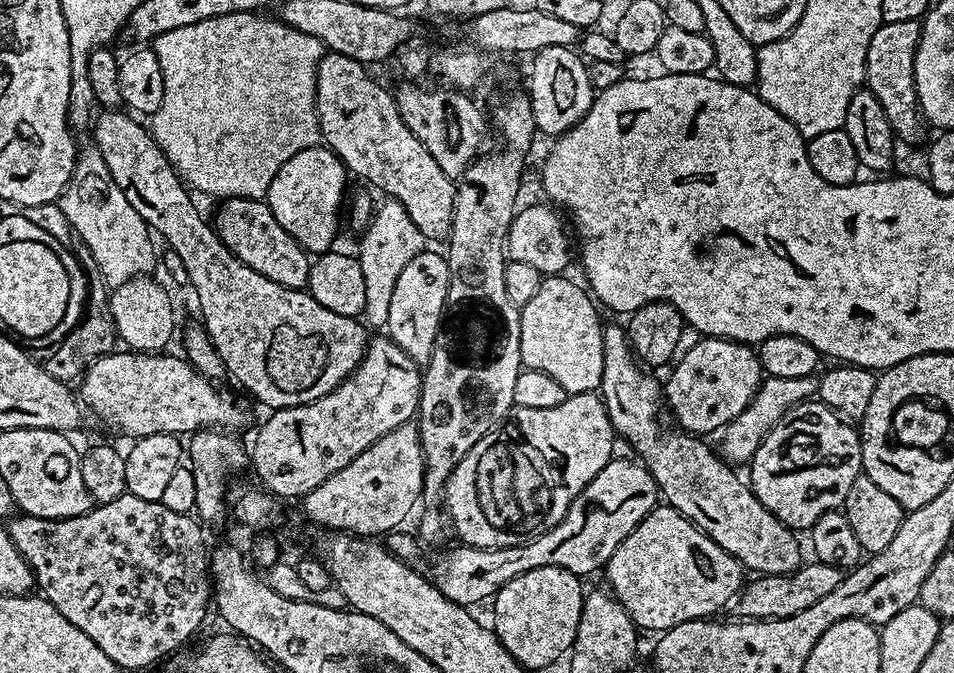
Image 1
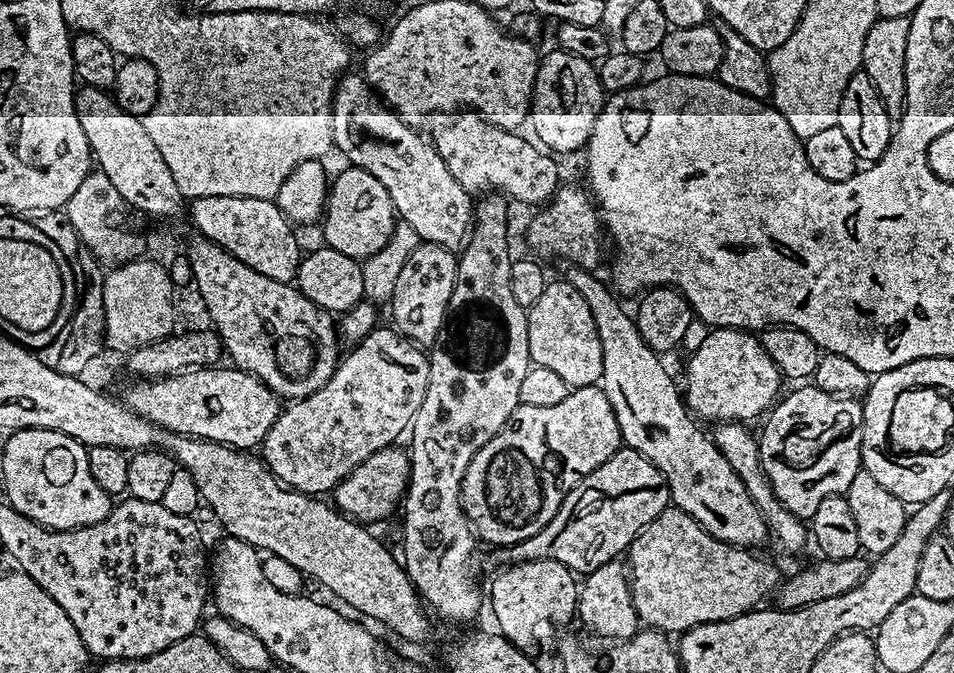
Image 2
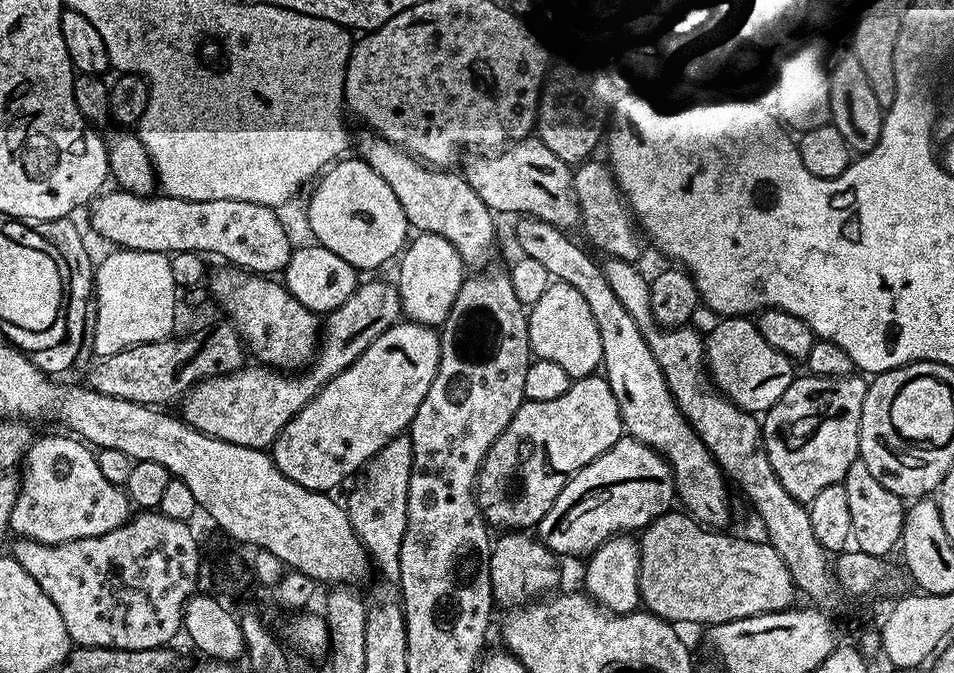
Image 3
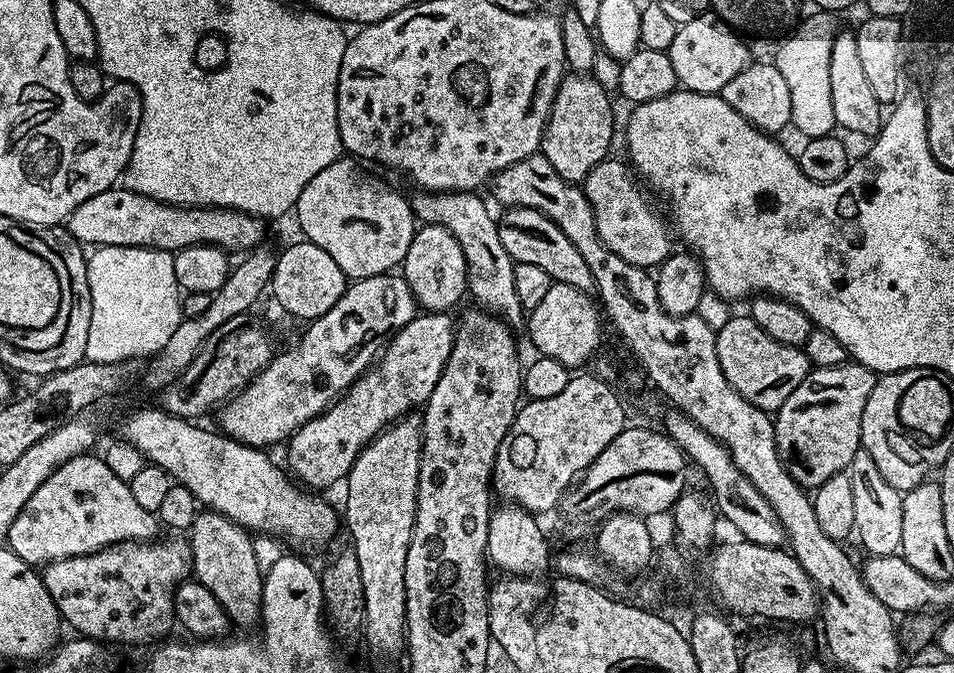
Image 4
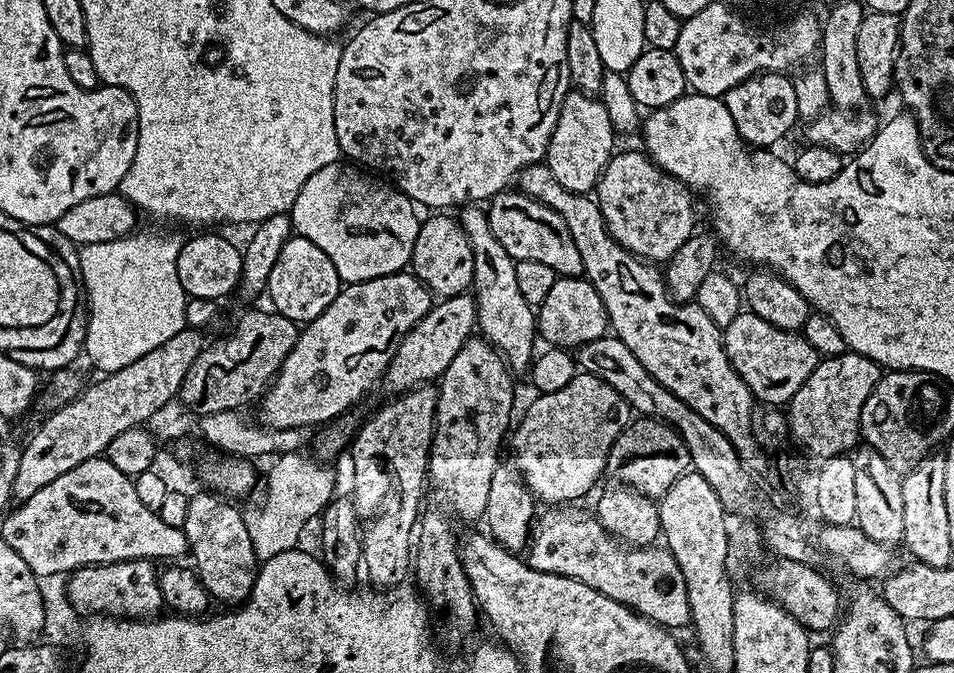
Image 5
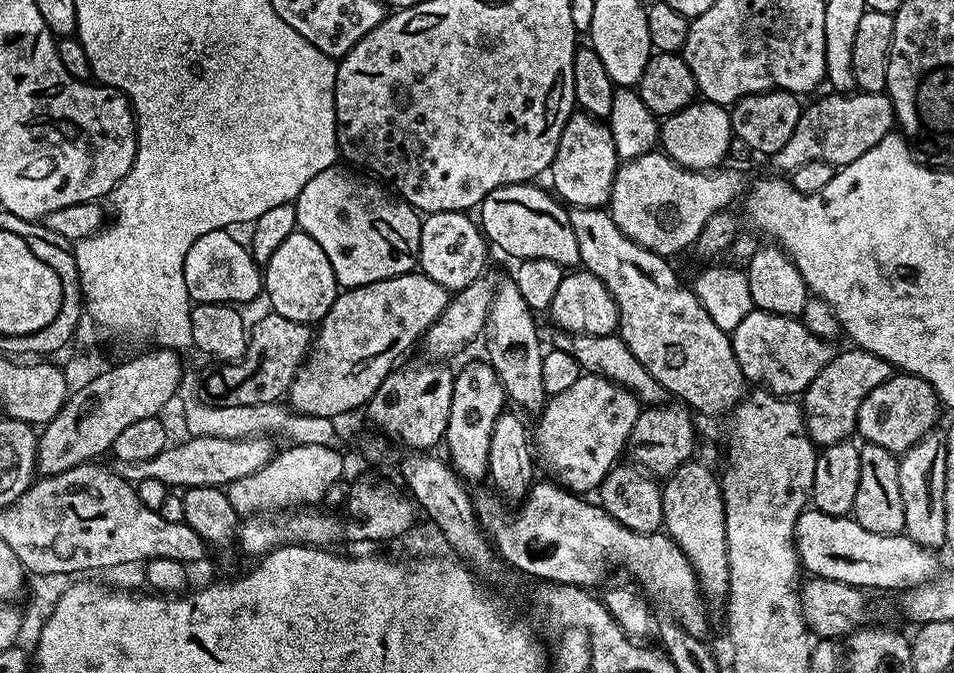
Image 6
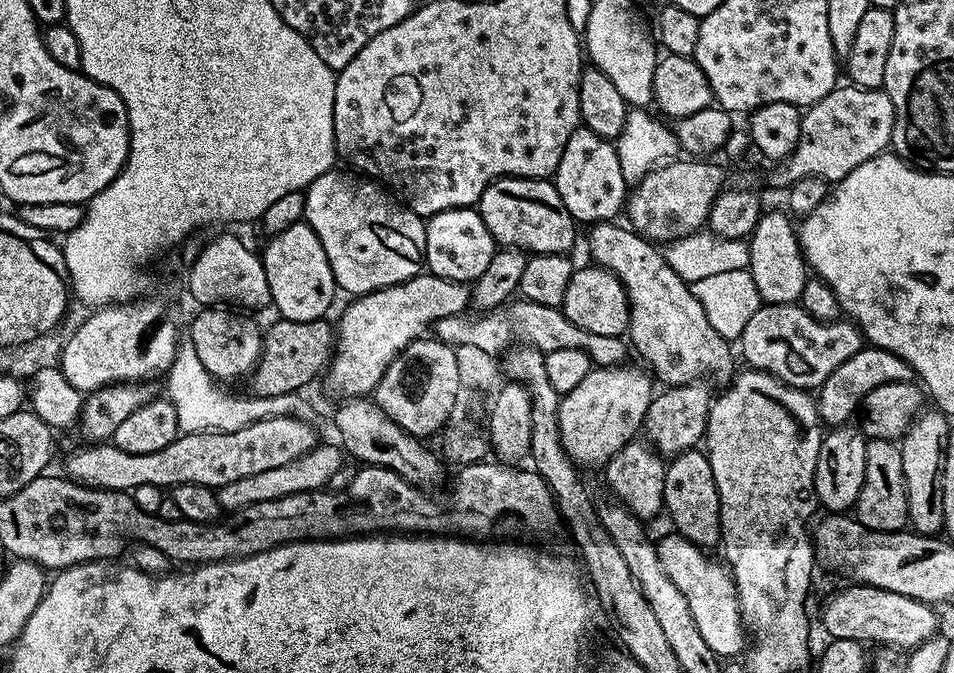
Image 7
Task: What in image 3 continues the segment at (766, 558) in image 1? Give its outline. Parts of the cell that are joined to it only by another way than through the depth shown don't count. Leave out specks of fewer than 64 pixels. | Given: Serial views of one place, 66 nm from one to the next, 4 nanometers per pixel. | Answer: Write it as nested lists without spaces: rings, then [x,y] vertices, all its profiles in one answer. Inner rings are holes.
[[[524,218],[516,228],[516,244],[525,256],[542,262],[553,281],[561,280],[582,294],[589,303],[590,314],[598,325],[602,341],[602,372],[614,393],[627,435],[655,449],[671,465],[675,476],[677,499],[697,523],[710,528],[724,528],[730,520],[728,482],[700,436],[680,412],[666,386],[665,375],[658,366],[649,344],[614,290],[610,289],[603,267],[597,264],[561,229],[541,220]]]

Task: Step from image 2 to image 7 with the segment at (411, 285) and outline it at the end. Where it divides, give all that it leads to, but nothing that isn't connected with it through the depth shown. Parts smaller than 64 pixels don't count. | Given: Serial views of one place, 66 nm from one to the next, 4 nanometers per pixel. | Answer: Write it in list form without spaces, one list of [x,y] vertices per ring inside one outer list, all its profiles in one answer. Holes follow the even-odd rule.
[[[475,207],[451,208],[427,217],[426,250],[424,264],[431,275],[453,280],[459,284],[471,285],[479,276],[486,274],[486,266],[498,251],[496,239],[486,230],[486,222],[482,222],[479,211]]]

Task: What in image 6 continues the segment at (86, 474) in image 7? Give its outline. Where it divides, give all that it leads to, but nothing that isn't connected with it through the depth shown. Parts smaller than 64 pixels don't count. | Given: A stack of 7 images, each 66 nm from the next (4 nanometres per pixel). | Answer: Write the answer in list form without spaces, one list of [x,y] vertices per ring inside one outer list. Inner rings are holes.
[[[193,436],[184,438],[181,444],[175,444],[164,448],[162,454],[146,462],[120,464],[119,476],[129,482],[158,478],[158,482],[168,485],[172,490],[185,490],[192,487],[219,488],[229,486],[235,480],[246,478],[247,475],[262,470],[274,455],[273,441],[266,436],[247,436],[241,440]]]

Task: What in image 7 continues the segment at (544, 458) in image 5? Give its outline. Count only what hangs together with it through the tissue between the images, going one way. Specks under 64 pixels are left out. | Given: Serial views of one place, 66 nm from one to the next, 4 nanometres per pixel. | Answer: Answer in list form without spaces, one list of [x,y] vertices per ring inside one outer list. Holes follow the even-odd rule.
[[[625,362],[612,368],[593,367],[592,372],[586,374],[586,378],[578,382],[578,386],[574,386],[574,390],[561,395],[558,406],[560,441],[574,465],[607,464],[610,458],[614,458],[614,454],[618,454],[618,450],[622,450],[622,446],[637,439],[638,433],[643,429],[646,410],[650,410],[650,402],[654,395],[654,380],[643,367],[631,368],[630,365],[631,363]]]

